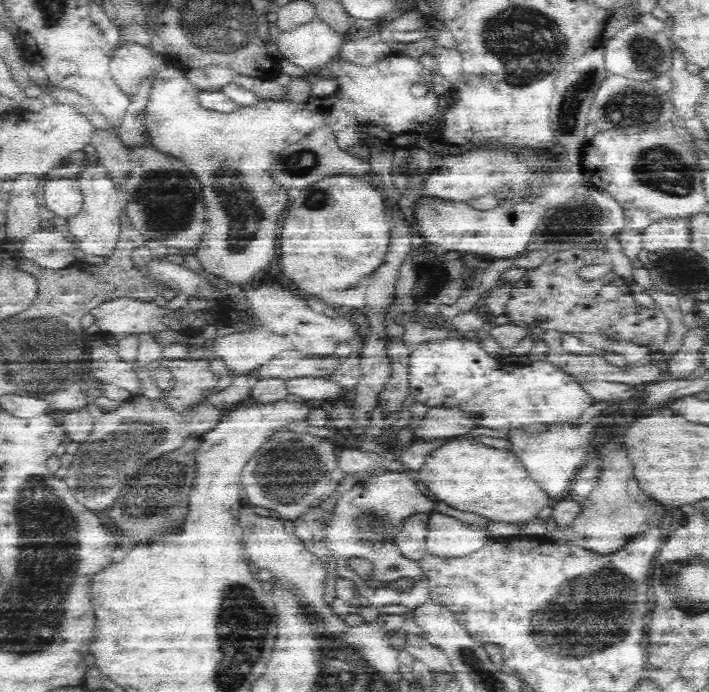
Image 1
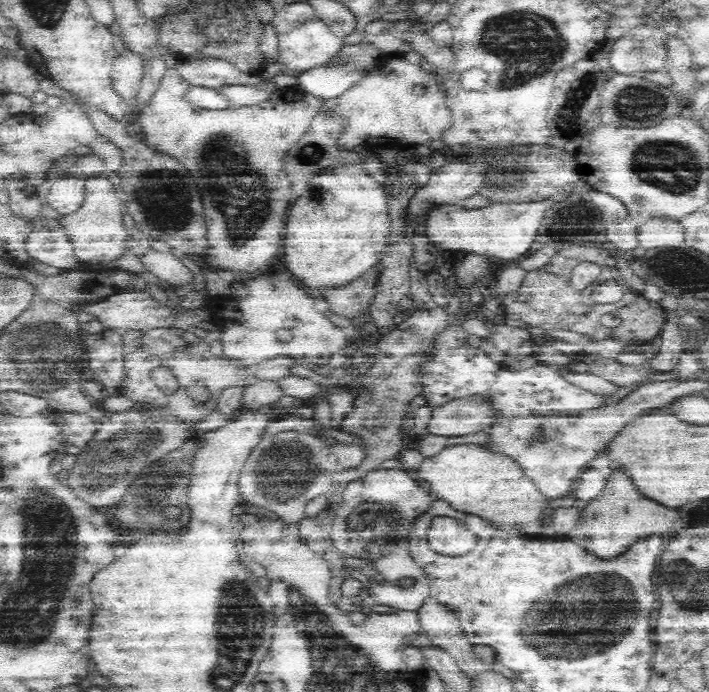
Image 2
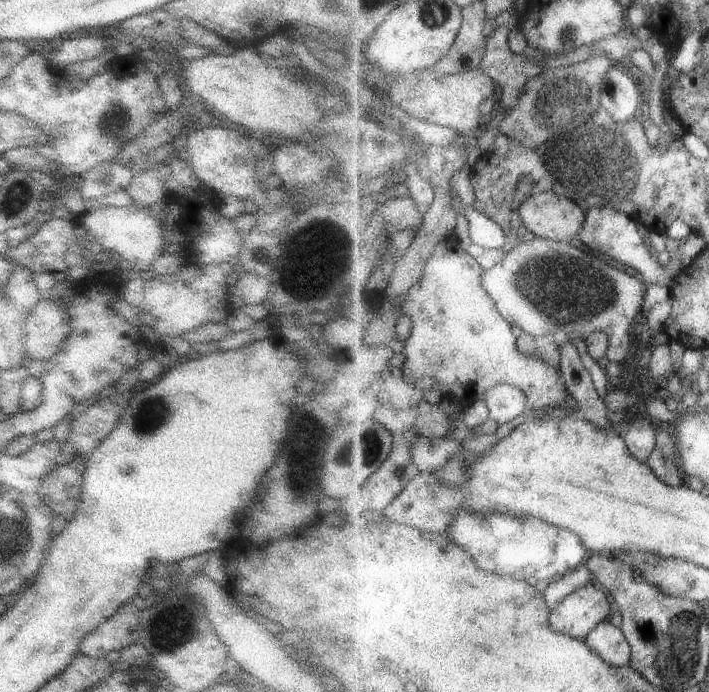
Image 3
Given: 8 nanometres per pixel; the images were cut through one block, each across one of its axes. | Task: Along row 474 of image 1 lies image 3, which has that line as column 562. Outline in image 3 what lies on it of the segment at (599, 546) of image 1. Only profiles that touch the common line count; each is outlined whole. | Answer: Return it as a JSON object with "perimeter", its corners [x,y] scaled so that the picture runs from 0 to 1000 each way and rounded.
{"perimeter":[[[841,840],[803,858],[776,890],[781,910],[814,923],[828,923],[831,916],[858,896],[860,884],[858,858]]]}

